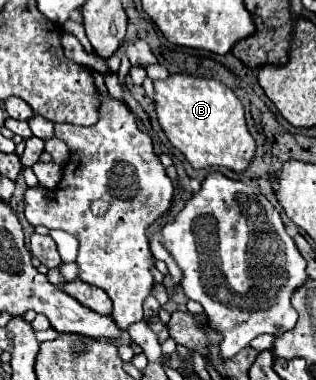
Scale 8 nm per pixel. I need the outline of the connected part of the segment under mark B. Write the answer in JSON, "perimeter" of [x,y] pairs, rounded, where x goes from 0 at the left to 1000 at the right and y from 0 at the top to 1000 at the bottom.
{"perimeter":[[[538,195],[525,211],[487,211],[487,274],[519,353],[620,447],[709,437],[766,453],[785,442],[810,379],[778,337],[772,279],[722,226],[677,205]]]}

